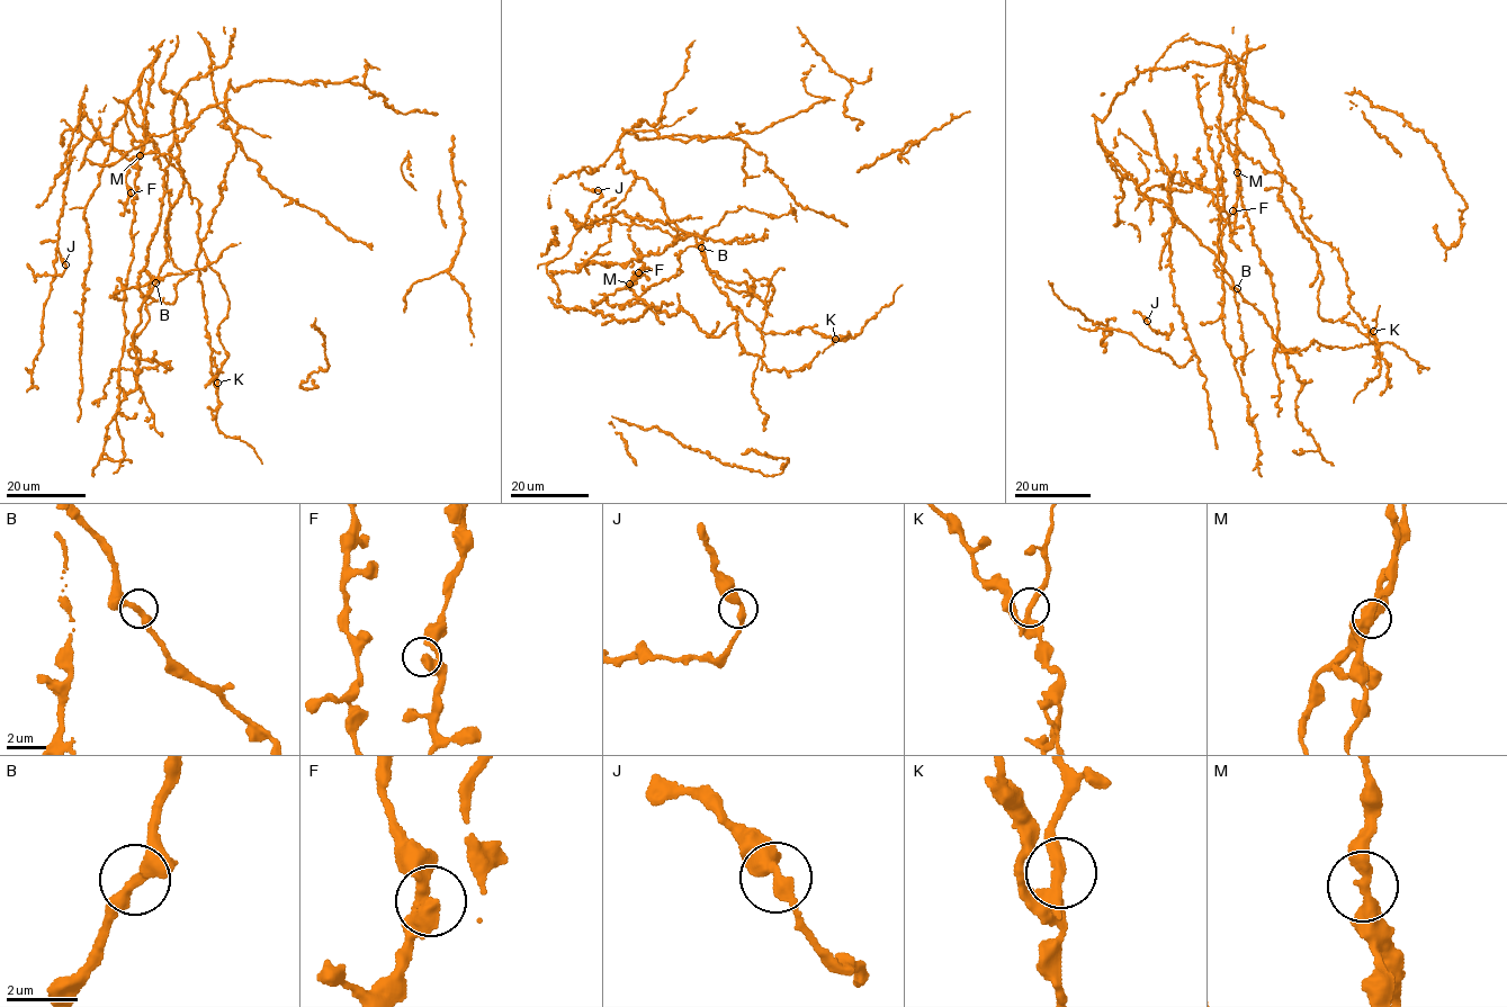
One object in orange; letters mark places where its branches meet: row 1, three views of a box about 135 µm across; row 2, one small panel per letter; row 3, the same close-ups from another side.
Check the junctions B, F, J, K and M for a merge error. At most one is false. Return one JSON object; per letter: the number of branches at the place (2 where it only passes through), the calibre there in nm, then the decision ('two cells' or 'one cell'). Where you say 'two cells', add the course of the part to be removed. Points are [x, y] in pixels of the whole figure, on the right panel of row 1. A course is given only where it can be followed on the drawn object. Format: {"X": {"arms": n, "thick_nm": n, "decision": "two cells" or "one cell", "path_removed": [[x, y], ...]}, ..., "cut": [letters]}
{"B": {"arms": 2, "thick_nm": 320, "decision": "one cell"}, "F": {"arms": 2, "thick_nm": 360, "decision": "one cell"}, "J": {"arms": 2, "thick_nm": 380, "decision": "one cell"}, "K": {"arms": 2, "thick_nm": 320, "decision": "two cells", "path_removed": [[1373, 331], [1380, 305]]}, "M": {"arms": 2, "thick_nm": 360, "decision": "one cell"}, "cut": ["K"]}

